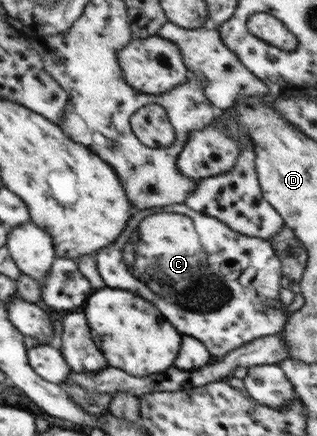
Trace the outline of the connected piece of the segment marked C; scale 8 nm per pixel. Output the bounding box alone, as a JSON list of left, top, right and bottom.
[95,205,288,358]

